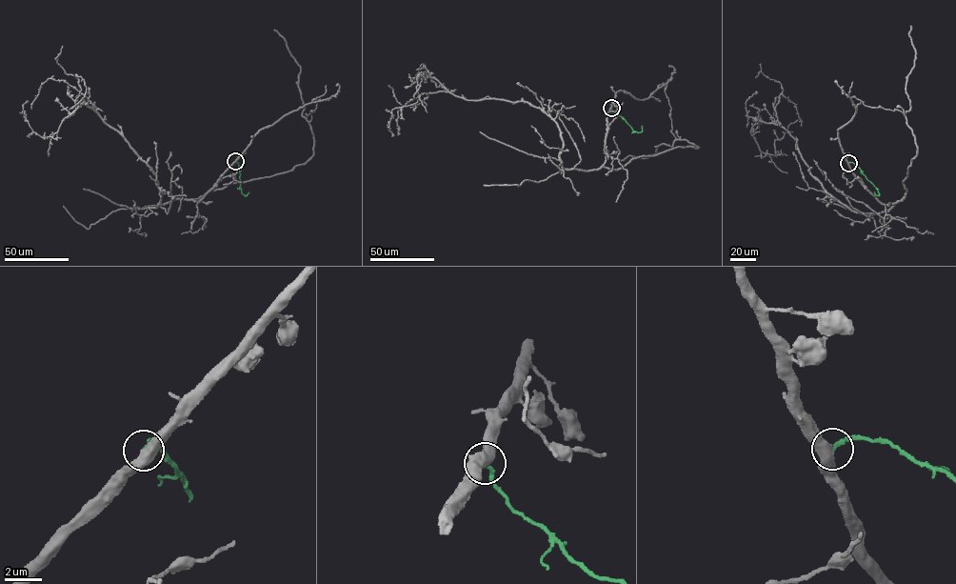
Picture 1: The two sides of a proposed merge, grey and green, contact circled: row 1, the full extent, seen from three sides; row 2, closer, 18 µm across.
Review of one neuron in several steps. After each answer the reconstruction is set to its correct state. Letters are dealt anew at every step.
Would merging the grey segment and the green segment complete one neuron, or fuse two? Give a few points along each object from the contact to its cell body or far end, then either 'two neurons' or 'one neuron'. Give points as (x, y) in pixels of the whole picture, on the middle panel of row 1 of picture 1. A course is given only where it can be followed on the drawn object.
grey via (611, 108), (605, 163), (564, 169), (541, 109), (466, 100), (421, 72), (391, 136) | green via (611, 108), (634, 130), (641, 131), (642, 125) | one neuron

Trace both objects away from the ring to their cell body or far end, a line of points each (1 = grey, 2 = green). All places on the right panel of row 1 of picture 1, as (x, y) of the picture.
1: (848, 163), (898, 202), (851, 211), (786, 130), (750, 133), (775, 155), (801, 121)
2: (848, 163), (857, 166), (879, 194), (874, 192)

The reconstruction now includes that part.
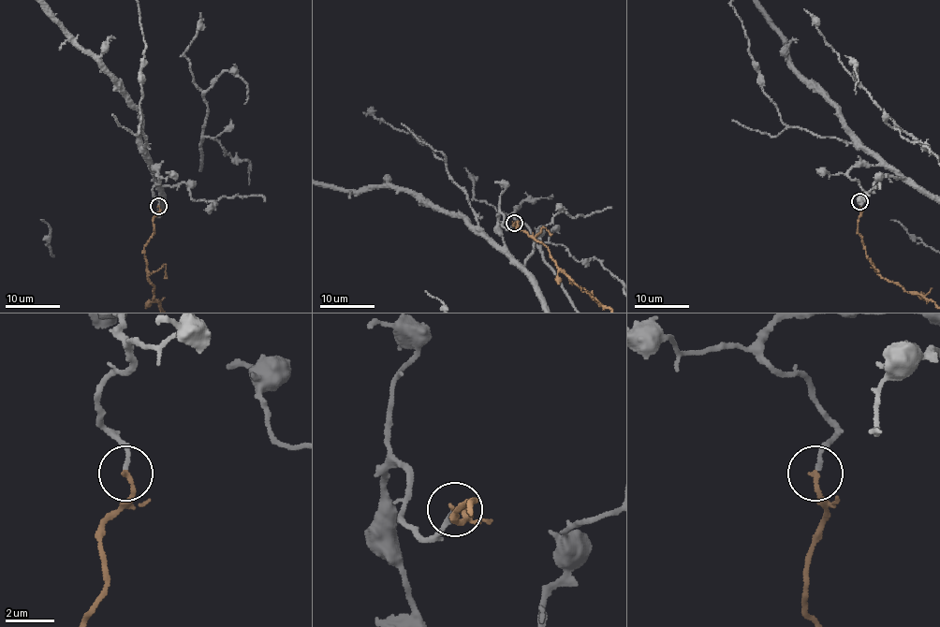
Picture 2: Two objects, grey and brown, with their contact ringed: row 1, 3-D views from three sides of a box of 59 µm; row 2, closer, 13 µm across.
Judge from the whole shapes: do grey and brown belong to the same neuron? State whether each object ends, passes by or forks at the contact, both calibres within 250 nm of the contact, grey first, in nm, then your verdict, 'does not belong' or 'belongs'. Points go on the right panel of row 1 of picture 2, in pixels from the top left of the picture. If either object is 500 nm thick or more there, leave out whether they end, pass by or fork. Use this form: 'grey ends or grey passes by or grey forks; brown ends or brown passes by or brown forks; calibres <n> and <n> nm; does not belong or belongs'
grey ends; brown ends; calibres 170 and 200 nm; belongs

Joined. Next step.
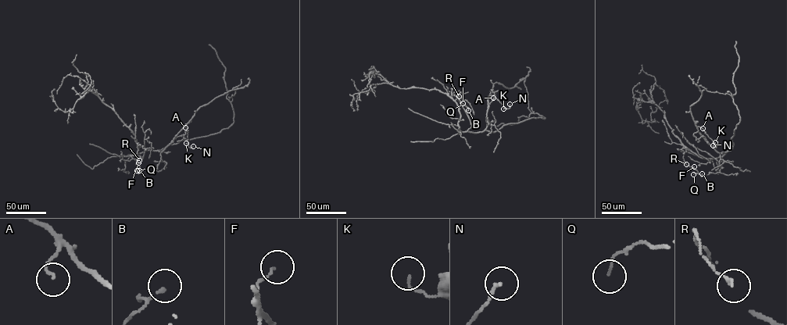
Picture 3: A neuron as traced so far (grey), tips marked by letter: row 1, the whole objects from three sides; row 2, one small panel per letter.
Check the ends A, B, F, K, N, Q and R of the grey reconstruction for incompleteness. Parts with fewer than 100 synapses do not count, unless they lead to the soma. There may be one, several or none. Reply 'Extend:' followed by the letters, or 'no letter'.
Extend: no letter

